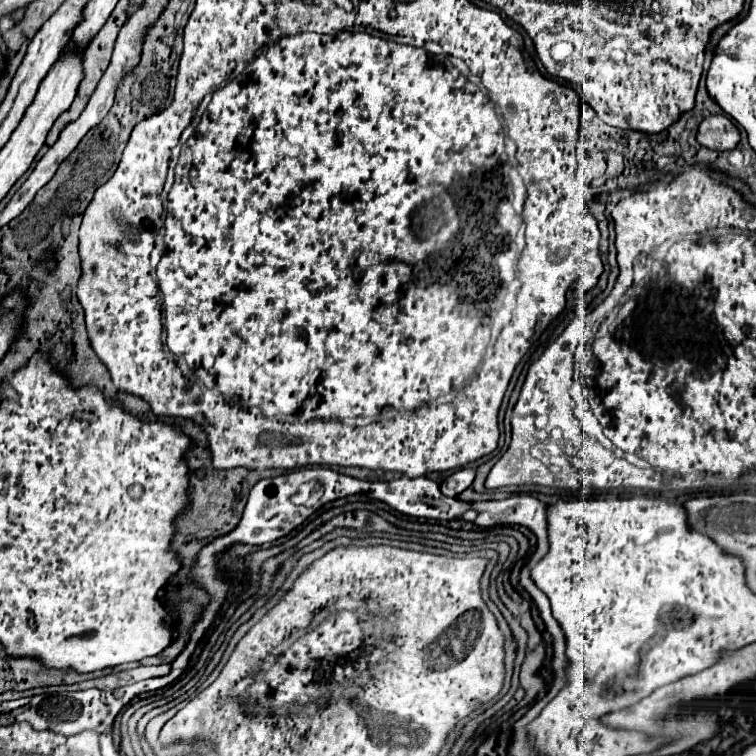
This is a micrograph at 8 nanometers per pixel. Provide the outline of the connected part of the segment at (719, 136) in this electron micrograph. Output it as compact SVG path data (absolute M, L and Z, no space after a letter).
M712 115L708 119L704 119L698 127L698 143L708 147L708 149L716 149L716 151L730 151L738 145L740 141L740 133L738 129L732 125L732 121L724 115Z

